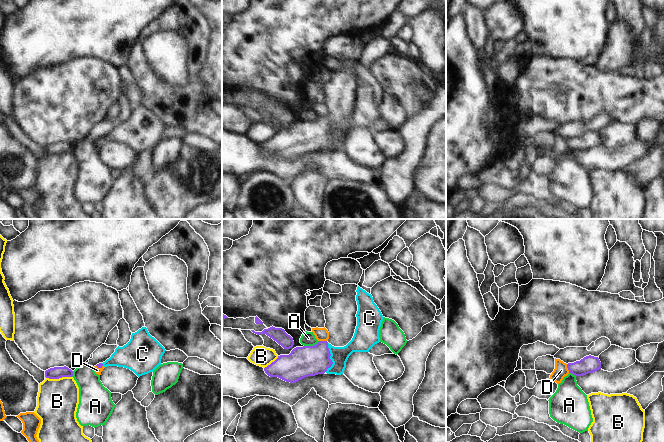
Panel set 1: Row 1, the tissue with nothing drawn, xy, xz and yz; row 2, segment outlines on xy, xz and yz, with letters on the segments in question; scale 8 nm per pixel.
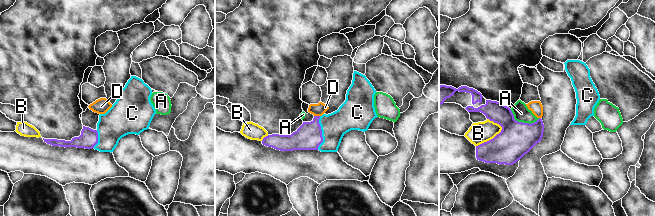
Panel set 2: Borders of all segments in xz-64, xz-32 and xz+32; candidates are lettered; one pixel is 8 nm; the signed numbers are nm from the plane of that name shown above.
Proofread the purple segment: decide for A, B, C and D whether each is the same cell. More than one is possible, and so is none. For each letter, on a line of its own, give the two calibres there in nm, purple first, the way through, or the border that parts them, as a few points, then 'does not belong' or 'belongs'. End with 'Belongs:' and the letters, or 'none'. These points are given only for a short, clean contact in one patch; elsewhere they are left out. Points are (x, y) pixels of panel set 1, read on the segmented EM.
A: 240/110 nm | along xz (319, 341), (313, 345), (304, 346) | does not belong
B: 100/340 nm | does not belong
C: 240/140 nm | across xz (305, 361), (329, 357), (337, 357), (339, 355) | belongs
D: 140/110 nm | along yz (566, 364), (569, 372) | does not belong
Belongs: C

